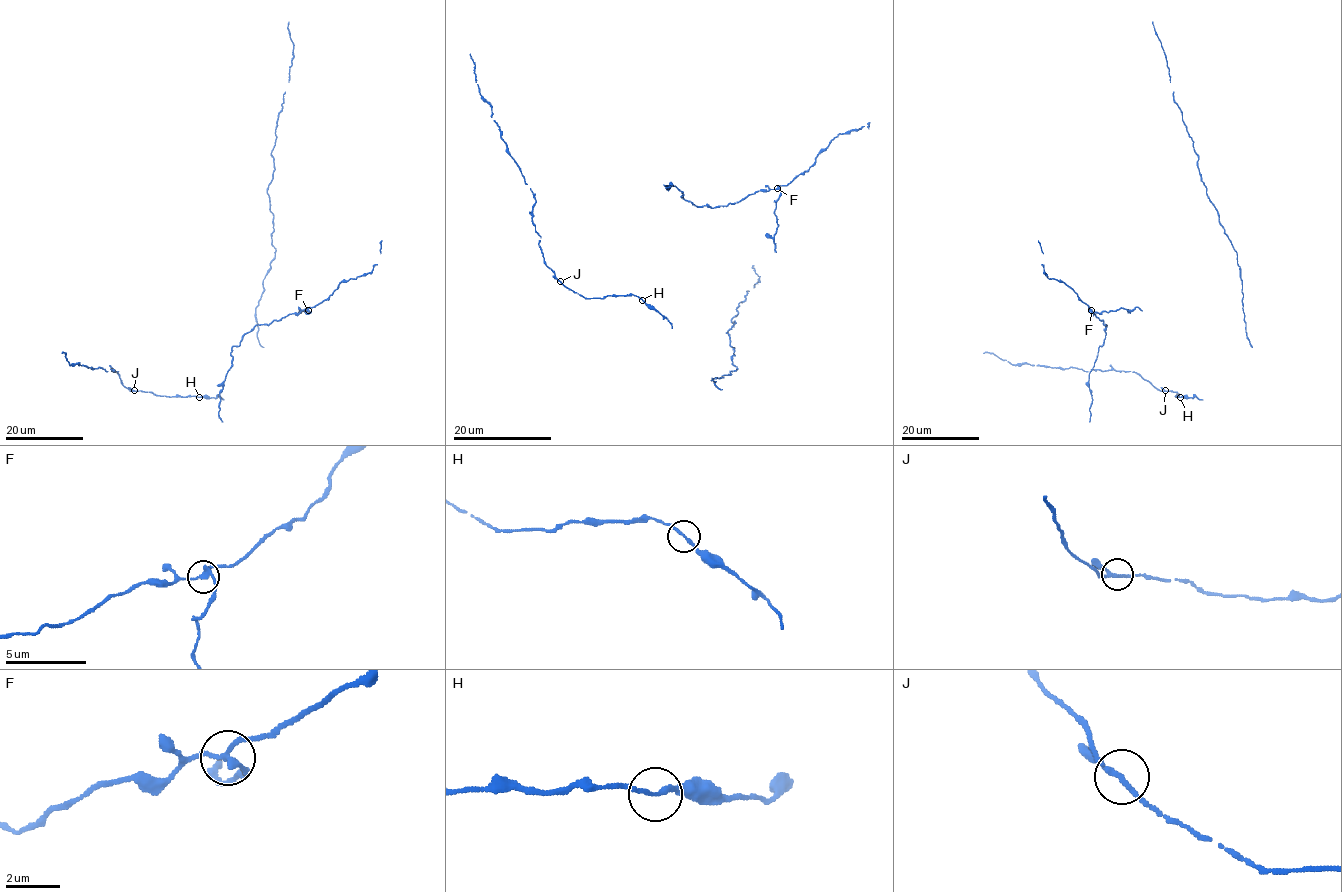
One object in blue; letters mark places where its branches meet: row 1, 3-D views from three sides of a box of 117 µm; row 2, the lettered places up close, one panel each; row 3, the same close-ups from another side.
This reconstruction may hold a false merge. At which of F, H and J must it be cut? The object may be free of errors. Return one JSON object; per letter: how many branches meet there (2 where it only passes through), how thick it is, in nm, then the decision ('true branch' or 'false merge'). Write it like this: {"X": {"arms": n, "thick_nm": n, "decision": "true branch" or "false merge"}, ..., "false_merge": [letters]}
{"F": {"arms": 3, "thick_nm": 170, "decision": "false merge"}, "H": {"arms": 2, "thick_nm": 170, "decision": "true branch"}, "J": {"arms": 3, "thick_nm": 160, "decision": "true branch"}, "false_merge": ["F"]}

